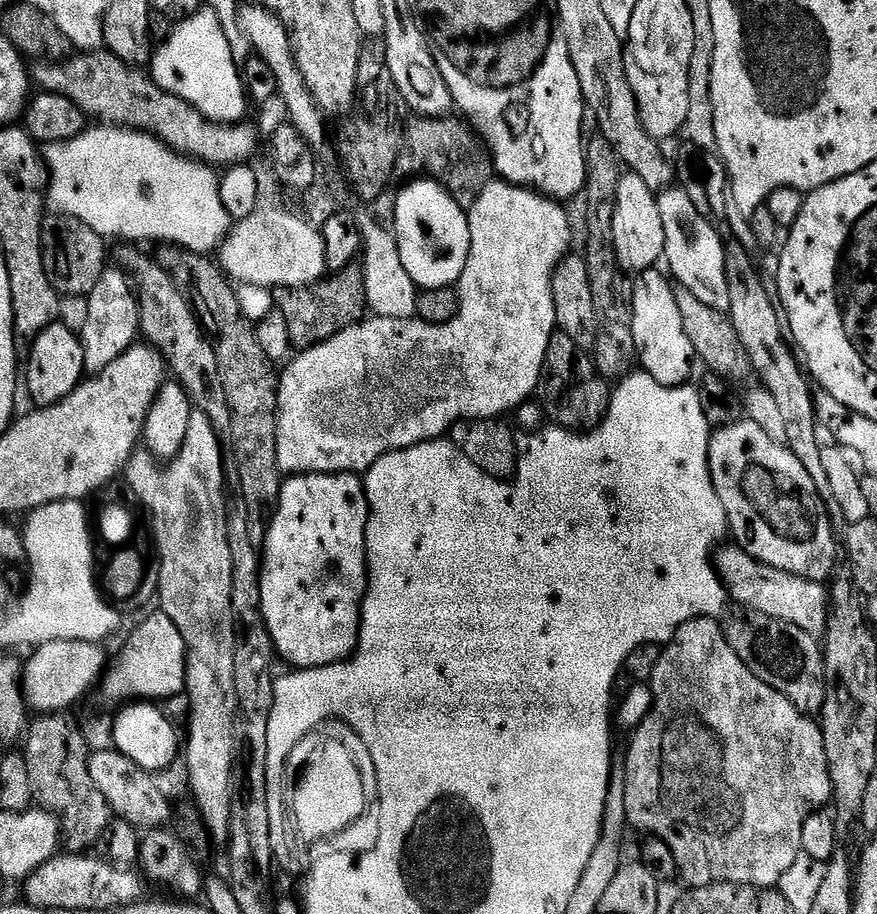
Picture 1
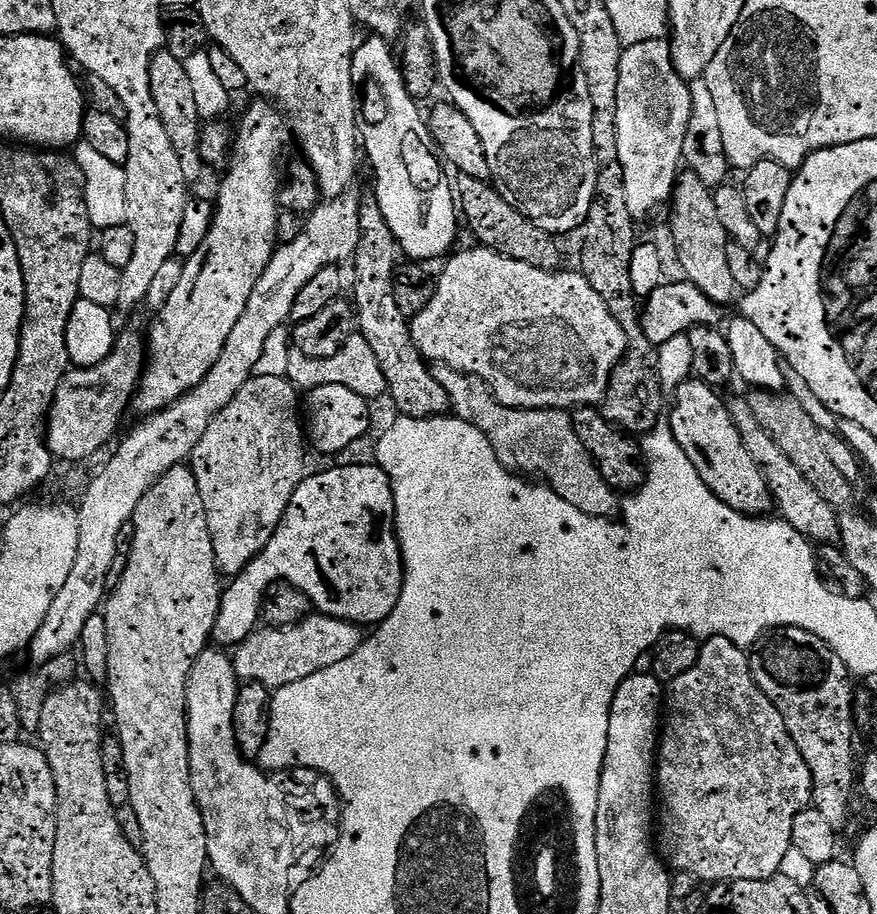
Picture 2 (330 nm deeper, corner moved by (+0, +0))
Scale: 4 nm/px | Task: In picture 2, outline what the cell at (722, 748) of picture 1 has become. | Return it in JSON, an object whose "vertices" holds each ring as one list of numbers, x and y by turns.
{"vertices":[[725,636,707,637,707,639,700,645,700,653,694,662,694,666,690,666,690,670,686,670,686,674,678,674,678,678,667,681,666,691,662,696,662,727,658,732,658,747,654,753,654,800,658,805,658,827,654,832,654,844,658,849,658,855,669,869,675,870,675,868,677,868,678,871,685,872,688,876,697,876,700,880,708,880,707,882,765,880,766,878,770,878,779,873,782,857,786,854,786,850,792,847,792,827,794,826,794,818,801,810,803,810,803,808,809,807,812,803,812,779,810,778,810,768,806,766,806,760,802,758,798,746,794,746,794,738,790,738,782,714,778,714,774,702,770,698,766,698,766,694,762,694,762,690,754,682,752,671,748,665,748,652,745,651,745,649,739,648,734,642,730,642,730,638,726,638]]}

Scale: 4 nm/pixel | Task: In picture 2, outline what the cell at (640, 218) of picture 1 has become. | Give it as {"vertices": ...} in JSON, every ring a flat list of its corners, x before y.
{"vertices":[[653,38,646,42,629,44,621,51,620,65,618,66,618,162,622,162,622,178,626,182,626,206,630,206,630,214,634,218,648,216,659,204,667,205,672,199,672,191,676,189,676,178,682,171,683,143,686,139,686,130,692,116,692,88,689,81,678,74,672,61,672,46,667,39]]}

